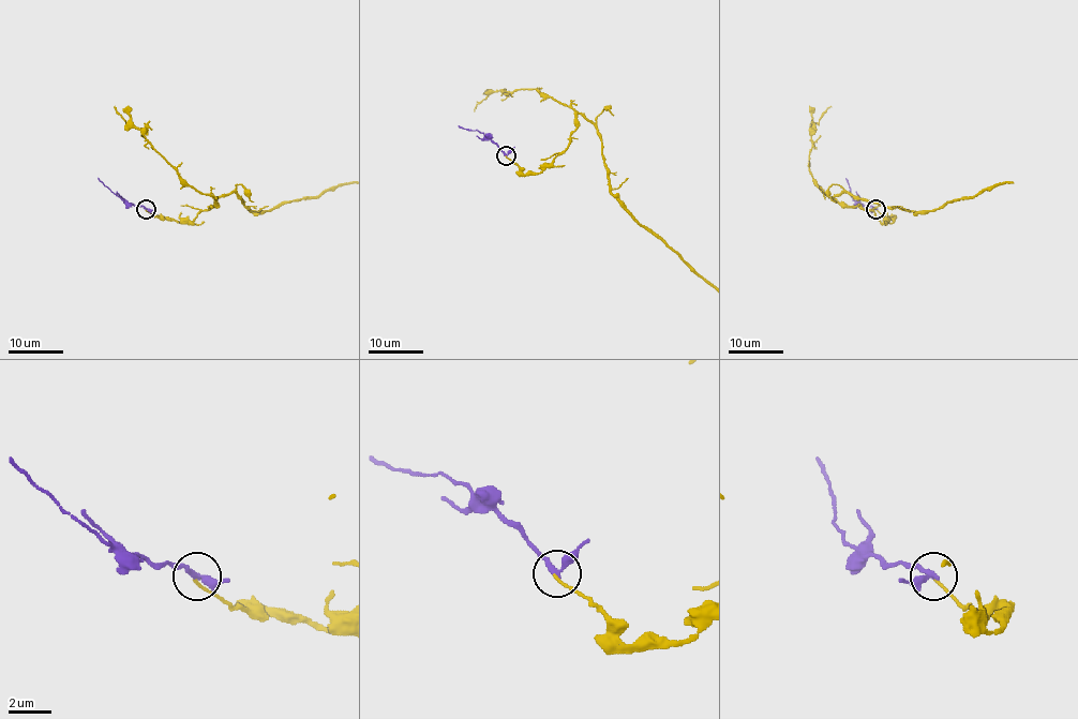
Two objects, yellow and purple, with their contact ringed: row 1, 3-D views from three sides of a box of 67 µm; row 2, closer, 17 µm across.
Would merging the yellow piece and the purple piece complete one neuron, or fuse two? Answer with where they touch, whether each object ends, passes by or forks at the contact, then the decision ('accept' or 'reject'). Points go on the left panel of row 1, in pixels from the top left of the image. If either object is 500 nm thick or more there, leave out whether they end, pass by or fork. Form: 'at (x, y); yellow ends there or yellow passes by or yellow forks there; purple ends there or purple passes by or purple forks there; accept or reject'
at (146, 209); yellow ends there; purple passes by; reject

